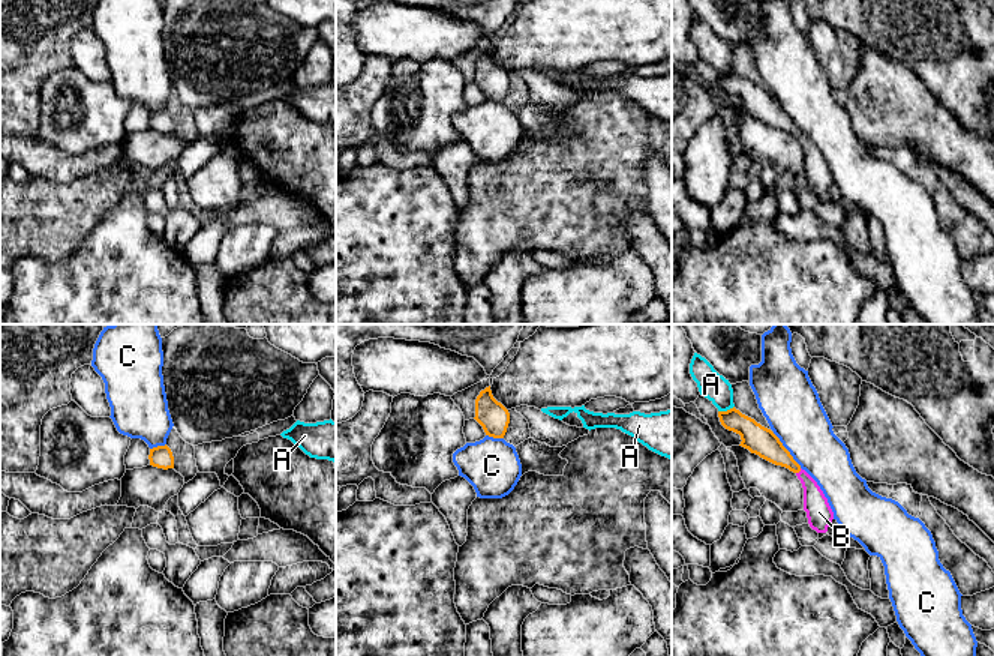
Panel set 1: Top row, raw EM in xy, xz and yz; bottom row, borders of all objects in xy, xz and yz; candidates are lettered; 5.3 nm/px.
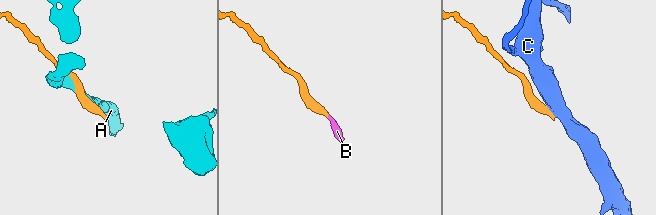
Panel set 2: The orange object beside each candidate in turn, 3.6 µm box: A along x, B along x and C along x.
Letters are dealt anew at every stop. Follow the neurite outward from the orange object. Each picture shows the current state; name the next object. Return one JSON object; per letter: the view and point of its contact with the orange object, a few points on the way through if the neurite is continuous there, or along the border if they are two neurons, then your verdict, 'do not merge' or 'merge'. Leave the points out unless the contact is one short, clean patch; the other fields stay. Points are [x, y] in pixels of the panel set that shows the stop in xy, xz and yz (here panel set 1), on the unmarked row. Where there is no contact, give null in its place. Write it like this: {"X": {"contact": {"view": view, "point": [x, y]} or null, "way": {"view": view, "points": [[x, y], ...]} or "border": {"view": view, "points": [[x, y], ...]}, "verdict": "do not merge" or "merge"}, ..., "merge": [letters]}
{"A": {"contact": {"view": "yz", "point": [727, 74]}, "verdict": "do not merge"}, "B": {"contact": {"view": "yz", "point": [798, 135]}, "way": {"view": "yz", "points": [[762, 105], [798, 135], [810, 149], [819, 176]]}, "verdict": "merge"}, "C": {"contact": {"view": "yz", "point": [787, 114]}, "border": {"view": "yz", "points": [[772, 96], [801, 131]]}, "verdict": "do not merge"}, "merge": ["B"]}

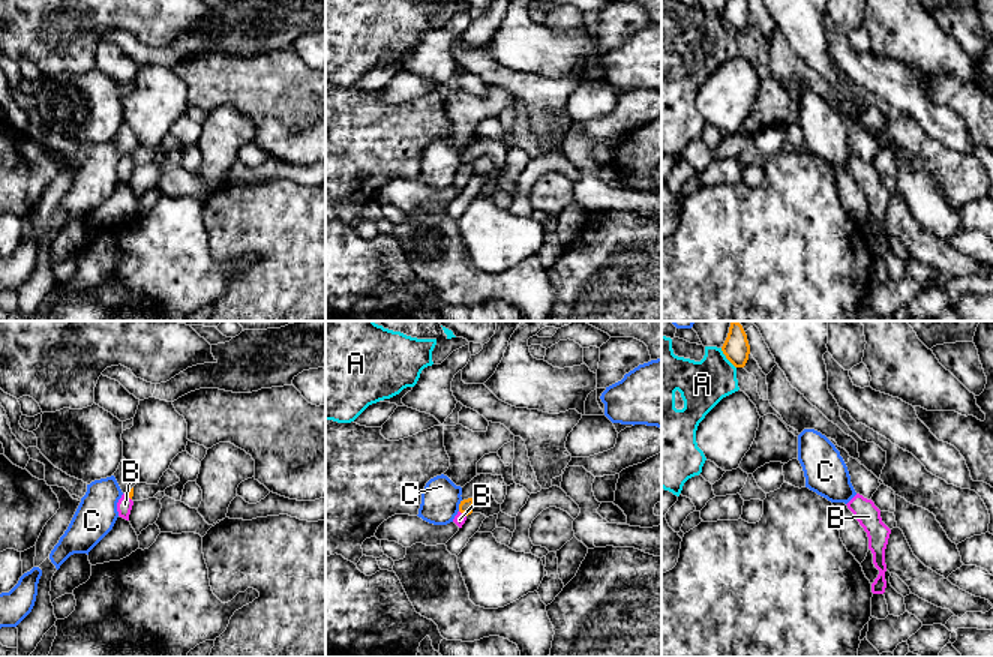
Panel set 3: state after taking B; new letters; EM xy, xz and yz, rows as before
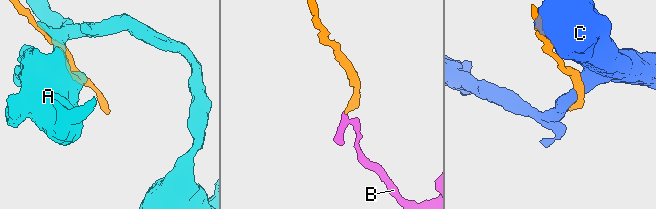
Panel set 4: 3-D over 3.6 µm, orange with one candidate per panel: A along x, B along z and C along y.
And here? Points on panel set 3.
{"A": {"contact": {"view": "yz", "point": [726, 21]}, "verdict": "do not merge"}, "B": {"contact": {"view": "xz", "point": [464, 177]}, "way": {"view": "xz", "points": [[465, 170], [464, 177], [459, 183]]}, "verdict": "merge"}, "C": {"contact": {"view": "xz", "point": [459, 170]}, "verdict": "do not merge"}, "merge": ["B"]}

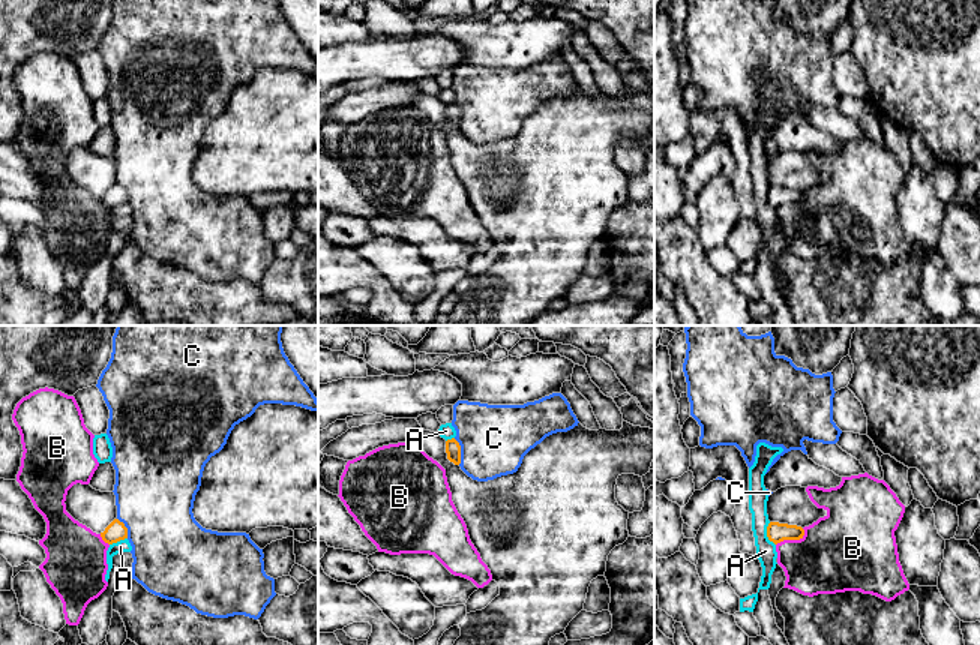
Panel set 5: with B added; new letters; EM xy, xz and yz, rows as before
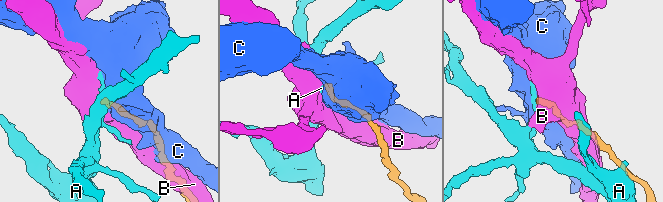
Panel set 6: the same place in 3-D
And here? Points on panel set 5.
{"A": {"contact": {"view": "yz", "point": [767, 198]}, "verdict": "do not merge"}, "B": {"contact": {"view": "yz", "point": [791, 203]}, "verdict": "do not merge"}, "C": {"contact": {"view": "xz", "point": [459, 116]}, "verdict": "do not merge"}, "merge": []}

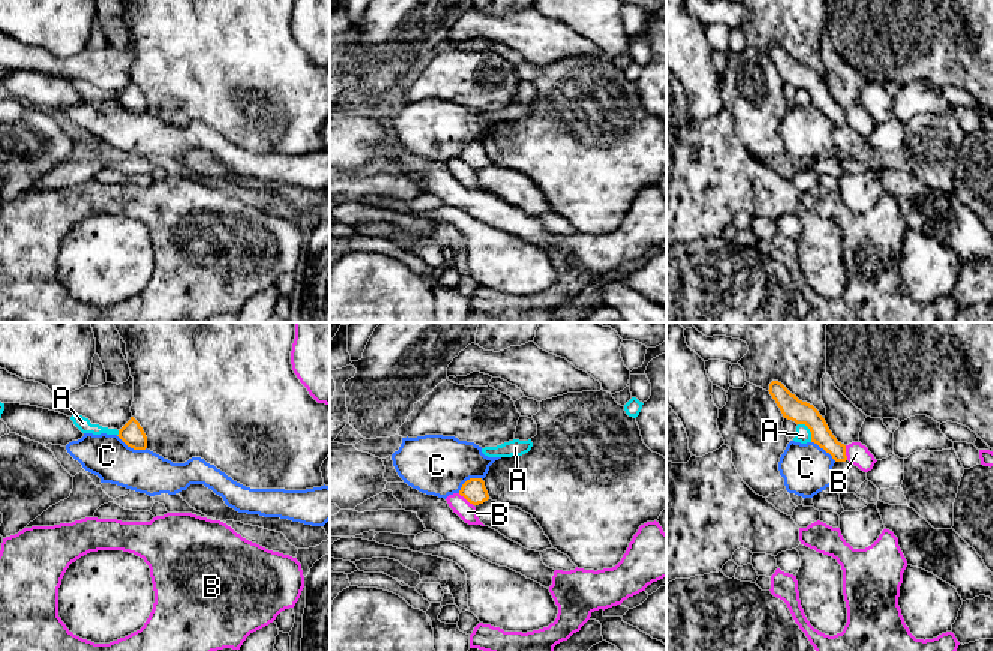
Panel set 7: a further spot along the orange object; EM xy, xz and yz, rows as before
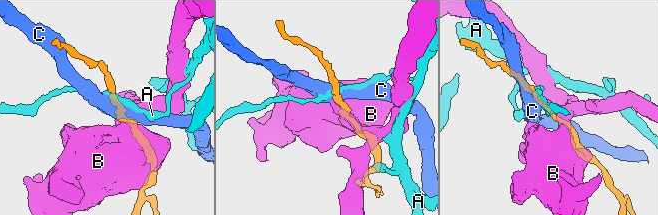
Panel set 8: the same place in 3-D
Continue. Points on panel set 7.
{"A": {"contact": {"view": "yz", "point": [810, 95]}, "border": {"view": "yz", "points": [[798, 87], [809, 93], [812, 105]]}, "verdict": "do not merge"}, "B": {"contact": {"view": "xz", "point": [465, 162]}, "verdict": "do not merge"}, "C": {"contact": {"view": "xy", "point": [131, 111]}, "border": {"view": "xy", "points": [[116, 99], [134, 113], [146, 113]]}, "verdict": "do not merge"}, "merge": []}

